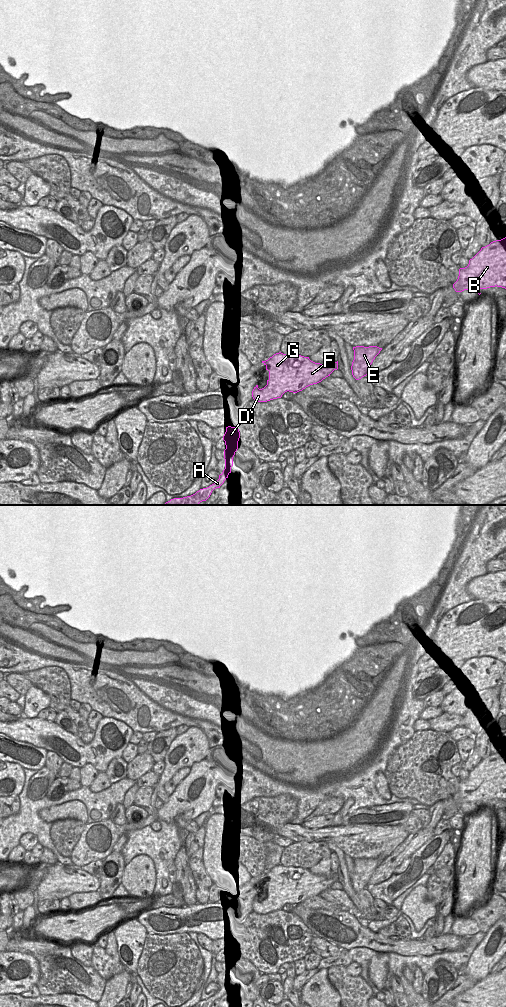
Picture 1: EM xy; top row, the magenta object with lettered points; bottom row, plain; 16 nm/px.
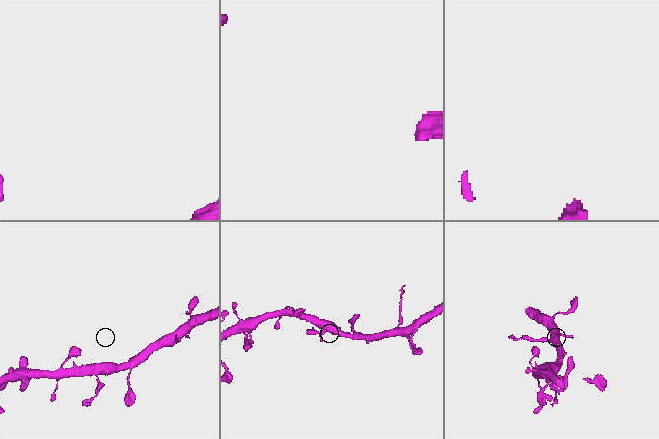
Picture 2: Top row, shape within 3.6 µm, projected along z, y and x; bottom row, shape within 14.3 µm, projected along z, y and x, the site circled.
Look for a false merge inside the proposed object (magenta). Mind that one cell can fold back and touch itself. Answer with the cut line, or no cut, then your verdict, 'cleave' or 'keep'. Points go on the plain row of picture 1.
no cut | keep

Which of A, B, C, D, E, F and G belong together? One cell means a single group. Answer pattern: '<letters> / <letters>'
A B C D E F G

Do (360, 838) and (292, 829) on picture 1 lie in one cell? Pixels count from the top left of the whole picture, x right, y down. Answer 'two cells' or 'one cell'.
one cell

